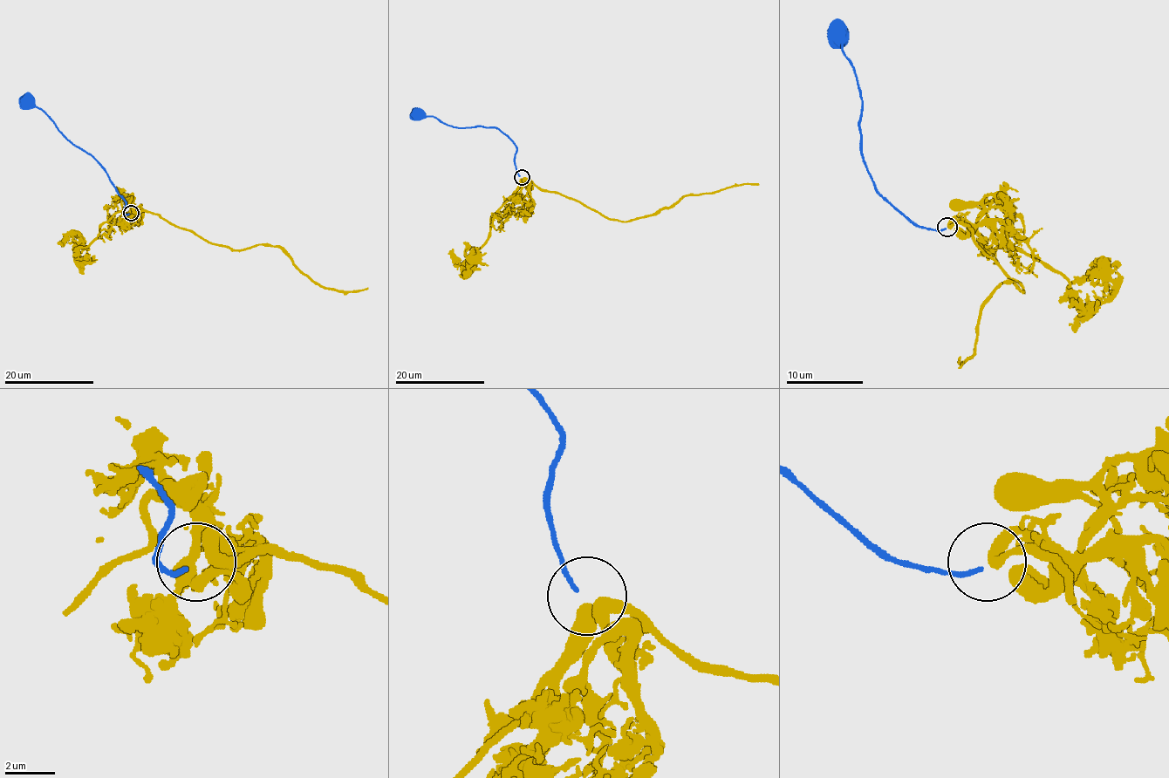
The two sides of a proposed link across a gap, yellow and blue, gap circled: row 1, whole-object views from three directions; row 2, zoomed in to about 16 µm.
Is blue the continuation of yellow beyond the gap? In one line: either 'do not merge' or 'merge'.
do not merge

